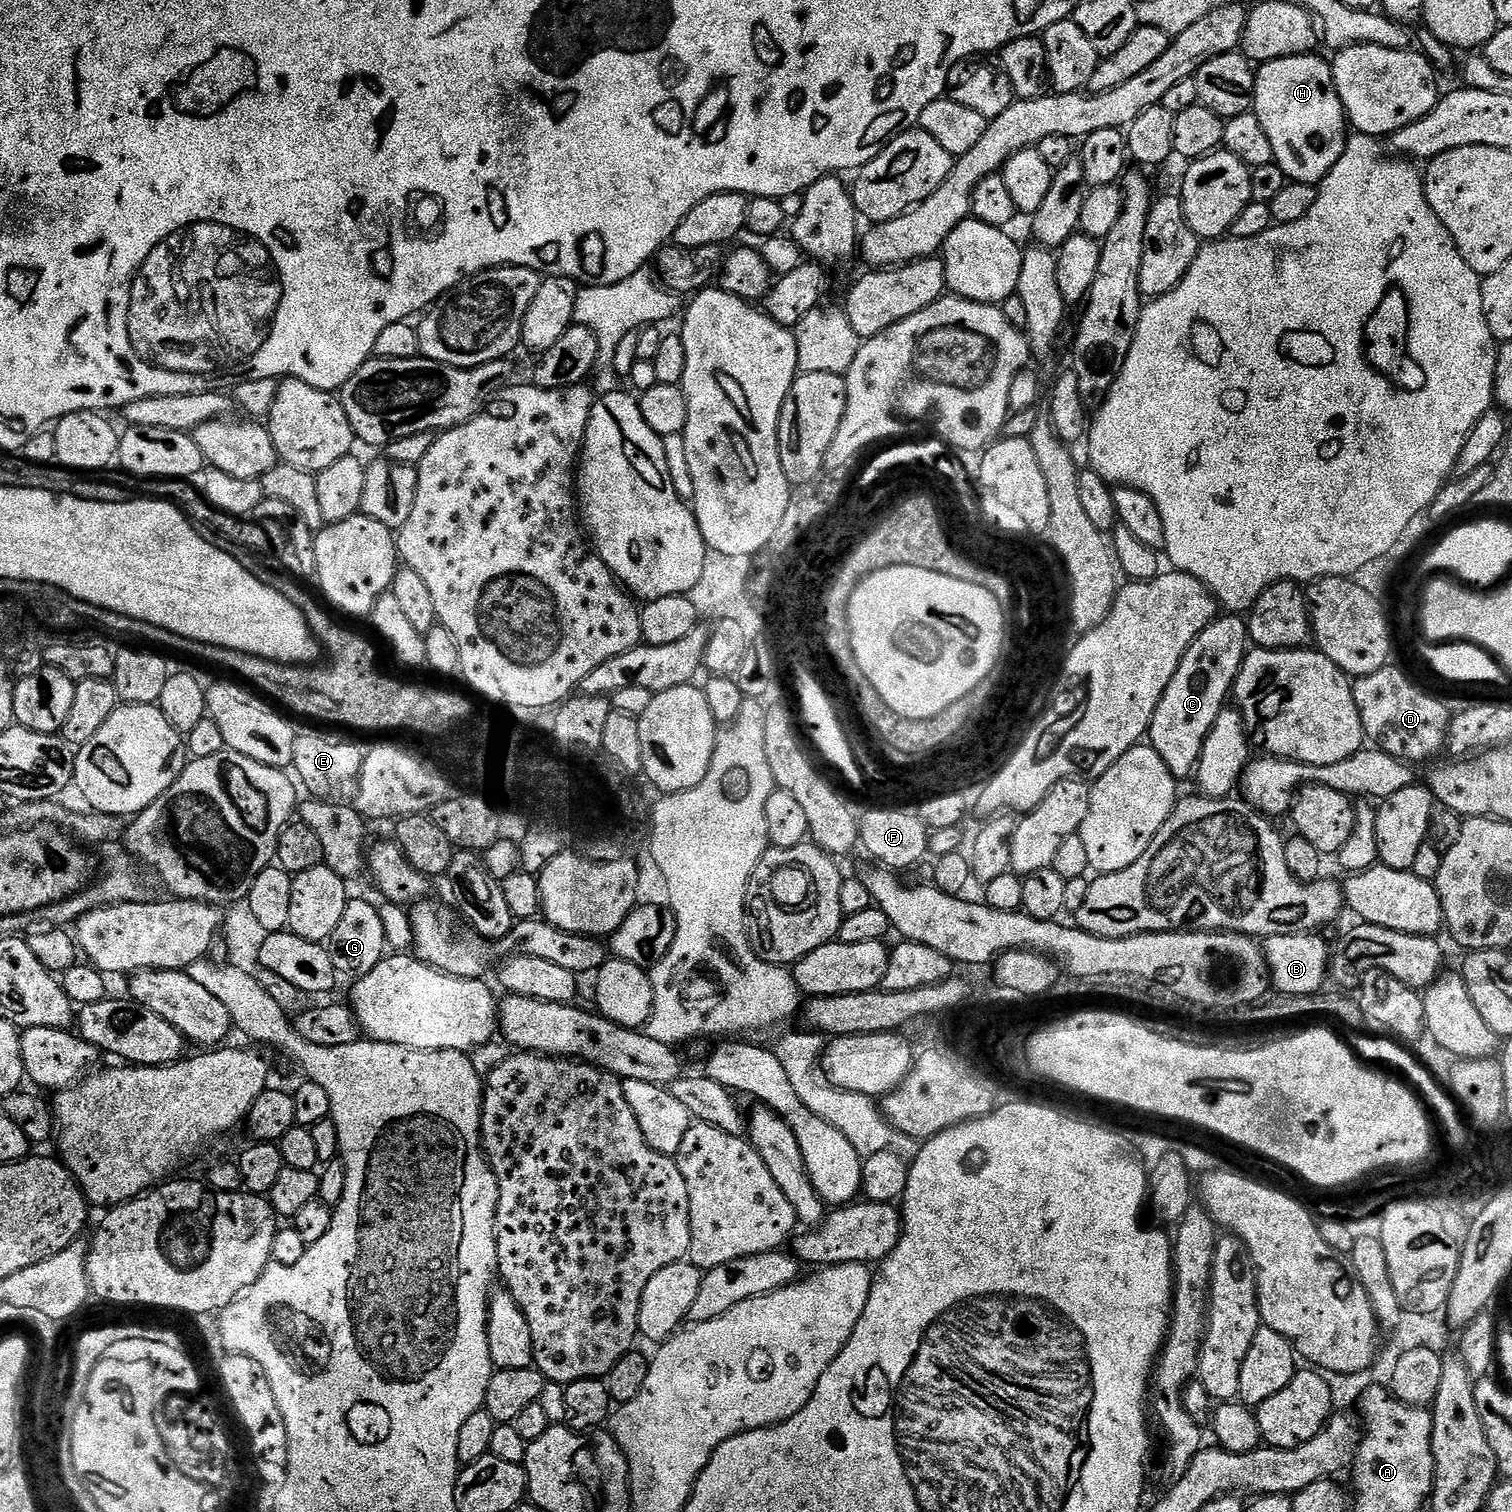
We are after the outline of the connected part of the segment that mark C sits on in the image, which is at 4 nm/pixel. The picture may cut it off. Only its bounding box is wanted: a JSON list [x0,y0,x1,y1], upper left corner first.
[1146,614,1249,780]

